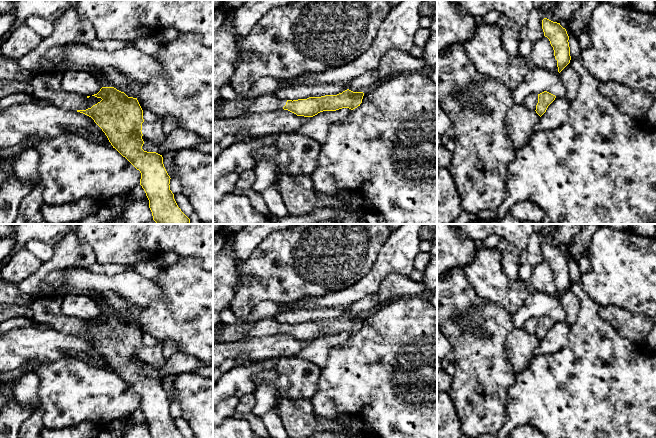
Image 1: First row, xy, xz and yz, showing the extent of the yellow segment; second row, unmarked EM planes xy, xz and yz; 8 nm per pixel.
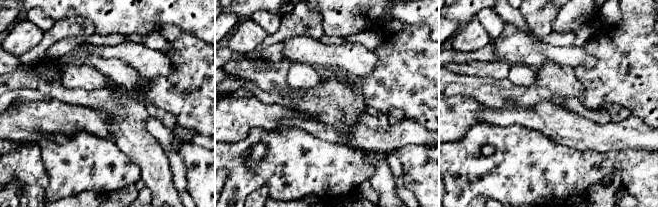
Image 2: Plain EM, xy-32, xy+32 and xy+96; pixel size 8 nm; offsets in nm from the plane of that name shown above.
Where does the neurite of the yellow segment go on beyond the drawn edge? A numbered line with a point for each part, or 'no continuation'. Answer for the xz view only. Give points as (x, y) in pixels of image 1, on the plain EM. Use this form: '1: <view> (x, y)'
1: xz (267, 327)

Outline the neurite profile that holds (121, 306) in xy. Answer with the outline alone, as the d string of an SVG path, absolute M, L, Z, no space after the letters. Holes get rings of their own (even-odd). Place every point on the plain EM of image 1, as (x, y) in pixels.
M114 291L99 293L97 296L99 296L106 304L108 304L114 312L121 316L124 316L125 318L127 316L127 313L134 306L133 303L124 299Z

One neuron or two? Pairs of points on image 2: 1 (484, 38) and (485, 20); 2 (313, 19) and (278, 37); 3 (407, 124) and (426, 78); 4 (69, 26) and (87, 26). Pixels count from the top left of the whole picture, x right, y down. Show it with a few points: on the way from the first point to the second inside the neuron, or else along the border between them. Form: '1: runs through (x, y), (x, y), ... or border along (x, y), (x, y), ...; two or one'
1: border along (475, 17), (491, 40); two
2: runs through (304, 22), (293, 24), (287, 29); one
3: border along (405, 116), (415, 120), (428, 130); two
4: runs through (73, 26), (83, 26); one

